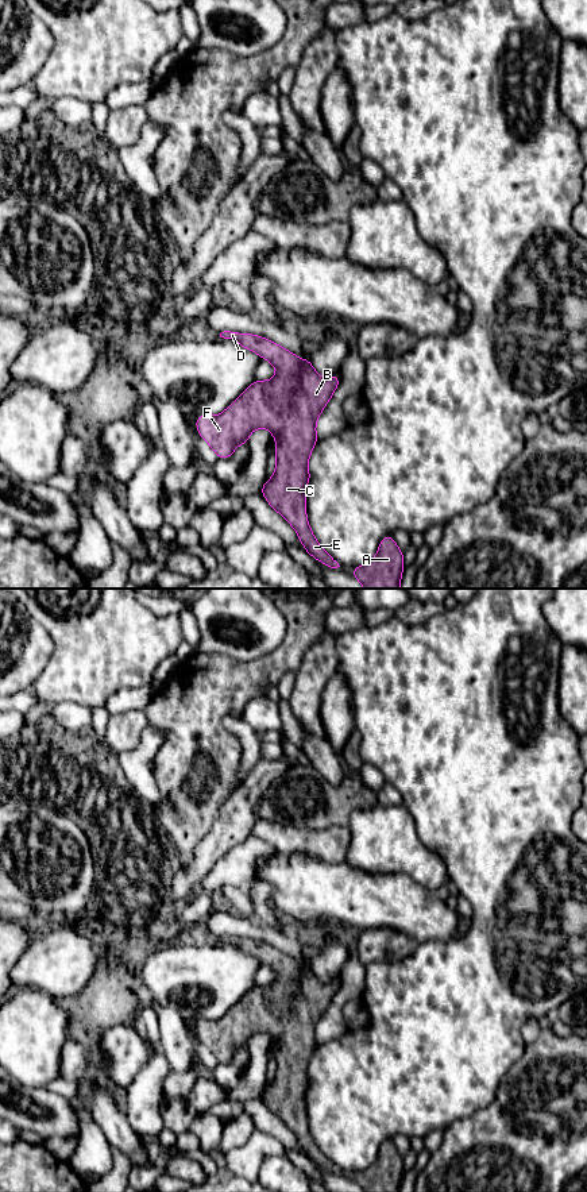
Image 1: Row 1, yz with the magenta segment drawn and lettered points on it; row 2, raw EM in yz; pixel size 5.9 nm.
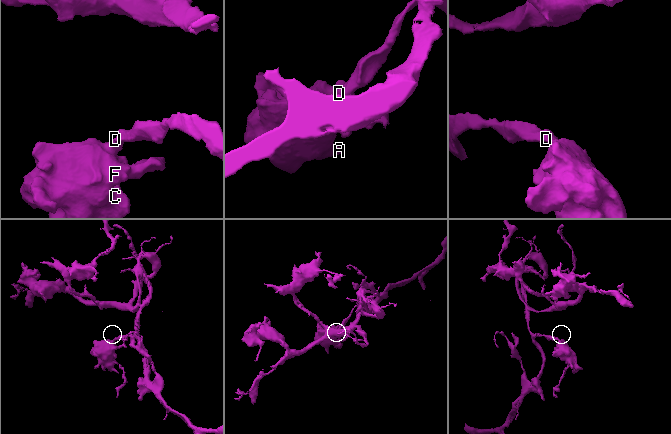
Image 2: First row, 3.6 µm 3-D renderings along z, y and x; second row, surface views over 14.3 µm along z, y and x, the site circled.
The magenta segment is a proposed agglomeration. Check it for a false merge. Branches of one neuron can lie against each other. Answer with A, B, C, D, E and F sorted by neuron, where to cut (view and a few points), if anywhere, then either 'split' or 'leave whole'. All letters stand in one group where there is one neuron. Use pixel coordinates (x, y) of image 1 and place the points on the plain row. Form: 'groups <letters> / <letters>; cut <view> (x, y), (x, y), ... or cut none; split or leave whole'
groups A B C D E F; cut none; leave whole

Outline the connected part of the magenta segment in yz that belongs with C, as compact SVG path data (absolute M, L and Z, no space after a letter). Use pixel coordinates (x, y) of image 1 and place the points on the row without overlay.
M224 936L220 942L236 945L246 954L254 956L262 964L269 965L277 980L271 985L254 985L221 1019L197 1021L196 1031L200 1041L213 1053L217 1062L231 1062L239 1049L248 1049L248 1041L254 1034L269 1033L277 1044L277 1069L273 1083L264 1085L262 1099L273 1114L275 1114L297 1137L305 1156L323 1169L337 1173L339 1168L327 1158L317 1147L306 1125L305 1096L310 1084L308 1065L313 1056L316 1041L316 1026L325 1010L329 1007L340 984L337 979L321 983L313 973L310 965L302 965L289 954L274 946L252 938Z

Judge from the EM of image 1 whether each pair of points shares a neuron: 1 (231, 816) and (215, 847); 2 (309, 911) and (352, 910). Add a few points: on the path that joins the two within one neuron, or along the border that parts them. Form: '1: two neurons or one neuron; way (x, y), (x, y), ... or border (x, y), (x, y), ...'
1: one neuron; way (231, 824), (220, 838)
2: one neuron; way (320, 910), (342, 910)

